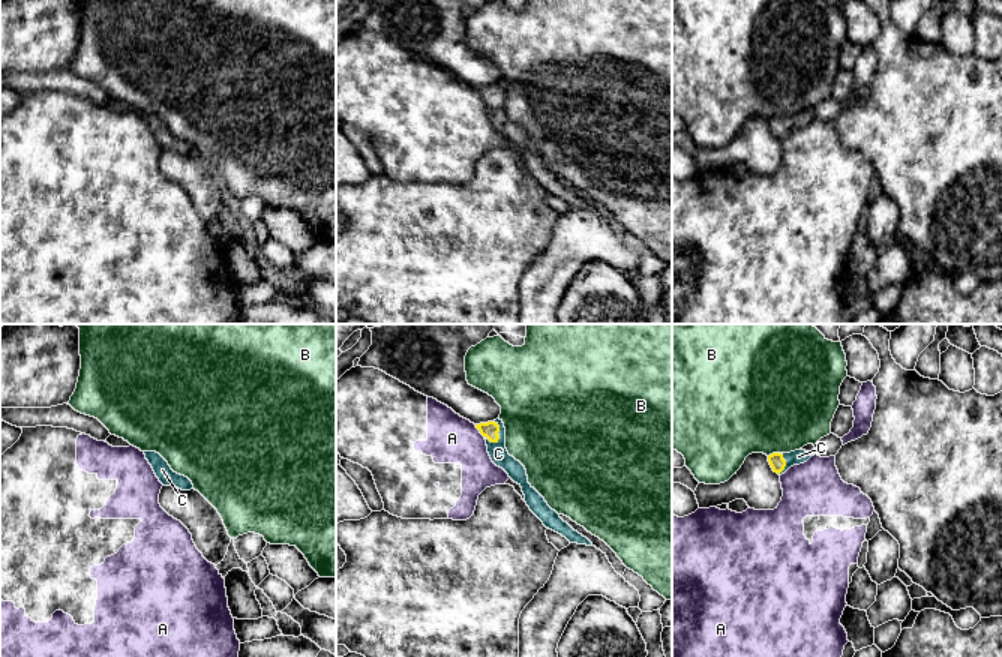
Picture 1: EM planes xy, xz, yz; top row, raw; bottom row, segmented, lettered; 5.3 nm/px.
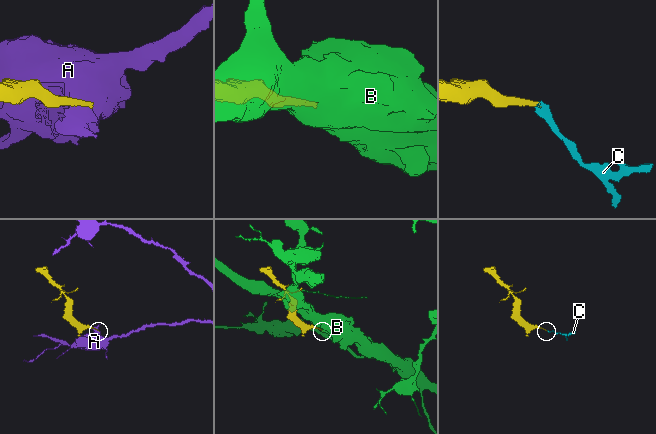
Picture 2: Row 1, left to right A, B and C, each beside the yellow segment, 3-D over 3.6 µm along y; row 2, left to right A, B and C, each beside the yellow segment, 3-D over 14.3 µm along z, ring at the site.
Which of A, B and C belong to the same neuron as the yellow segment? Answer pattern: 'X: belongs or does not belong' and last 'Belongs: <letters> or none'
A: does not belong
B: does not belong
C: belongs
Belongs: C

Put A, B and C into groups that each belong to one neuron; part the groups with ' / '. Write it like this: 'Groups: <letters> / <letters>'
Groups: A / B / C

